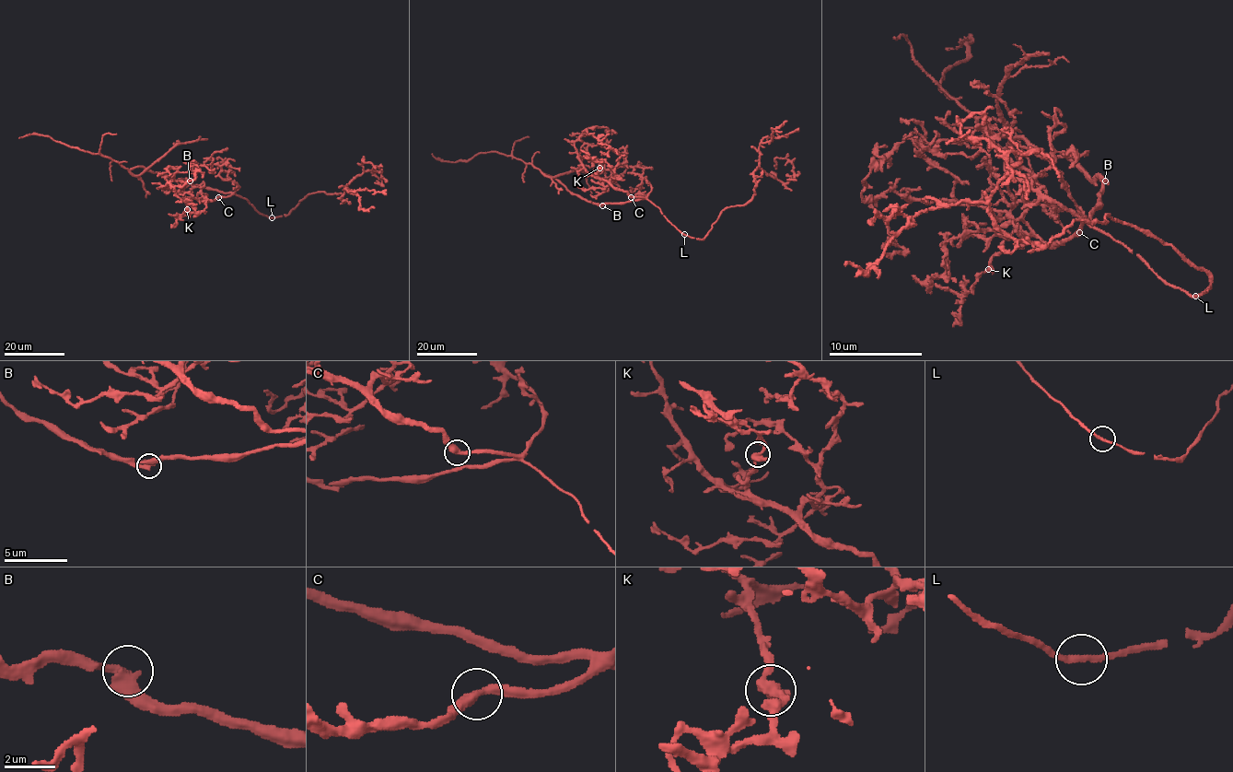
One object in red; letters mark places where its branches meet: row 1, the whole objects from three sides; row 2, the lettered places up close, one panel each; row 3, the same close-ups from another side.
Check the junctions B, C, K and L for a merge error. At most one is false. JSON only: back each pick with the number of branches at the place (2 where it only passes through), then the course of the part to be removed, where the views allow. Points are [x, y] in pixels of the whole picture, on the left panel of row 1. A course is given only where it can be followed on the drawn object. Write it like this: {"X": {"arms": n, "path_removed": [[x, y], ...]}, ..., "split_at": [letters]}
{"split_at": []}

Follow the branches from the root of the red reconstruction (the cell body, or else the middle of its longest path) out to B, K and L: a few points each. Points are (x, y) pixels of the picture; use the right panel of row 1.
B: (1112, 239), (1101, 230), (1097, 230), (1085, 218), (1099, 207), (1099, 192), (1106, 181)
K: (1112, 239), (1087, 223), (1059, 244), (1045, 244), (1033, 235), (1022, 235), (1015, 230), (992, 258), (989, 270)
L: (1112, 239), (1120, 242), (1132, 253), (1136, 253), (1164, 282), (1194, 296)

